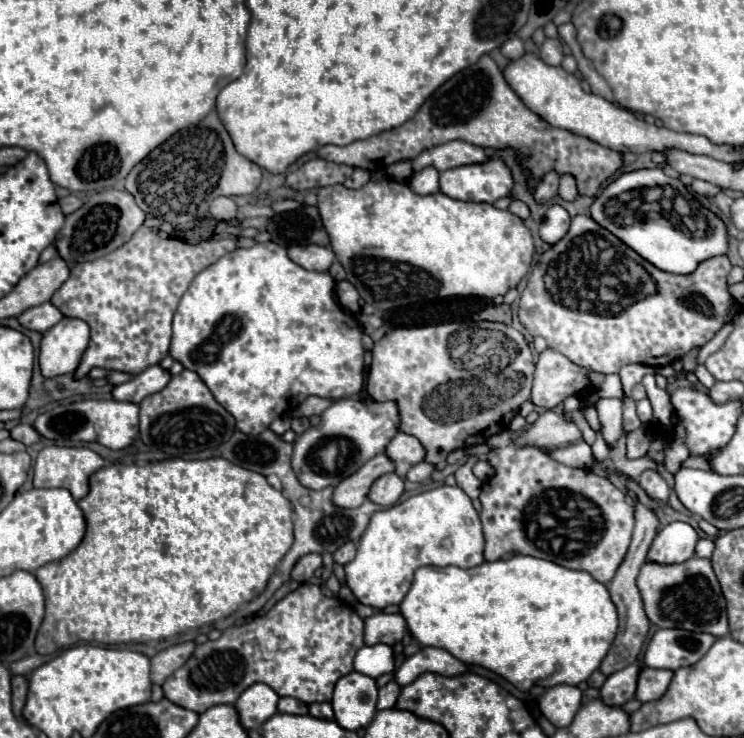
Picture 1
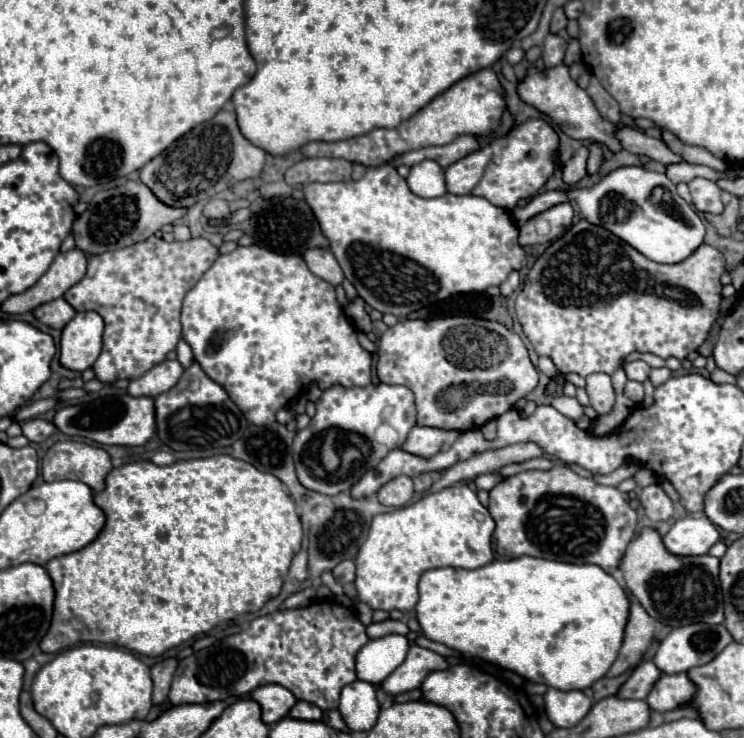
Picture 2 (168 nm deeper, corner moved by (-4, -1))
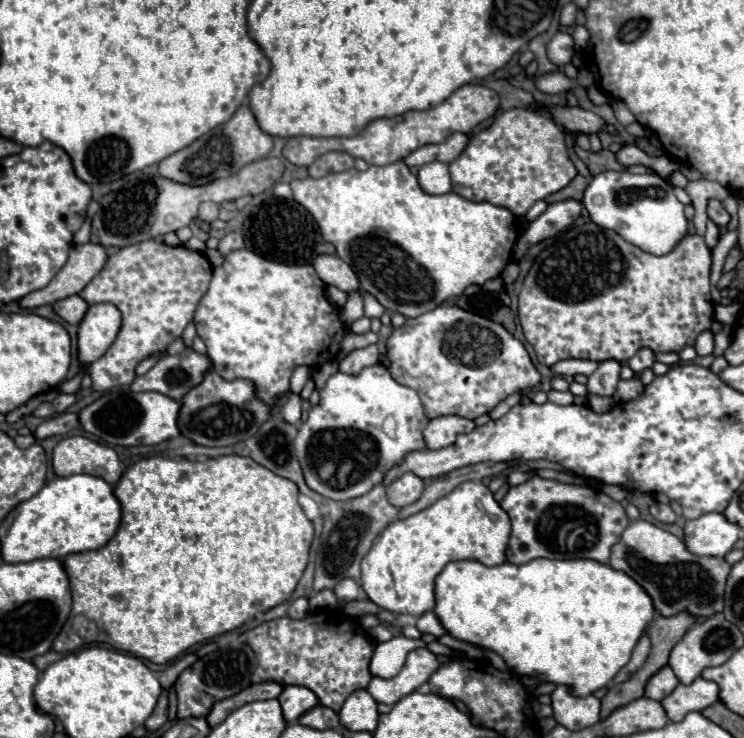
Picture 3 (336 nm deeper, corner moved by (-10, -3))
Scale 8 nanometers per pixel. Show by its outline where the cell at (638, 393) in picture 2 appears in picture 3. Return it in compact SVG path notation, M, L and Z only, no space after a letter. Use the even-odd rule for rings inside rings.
M634 376L632 380L620 380L618 382L618 390L616 390L616 394L614 394L614 400L632 400L632 398L638 398L640 394L642 394L642 390L644 390L644 386L642 386L642 382Z

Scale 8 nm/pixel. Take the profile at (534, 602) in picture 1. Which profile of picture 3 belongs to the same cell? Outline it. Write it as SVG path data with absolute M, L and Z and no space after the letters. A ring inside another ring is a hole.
M536 558L522 566L510 562L484 566L478 560L450 562L436 578L434 612L454 638L494 650L512 672L520 676L544 674L548 682L572 686L572 692L580 696L590 696L604 688L628 664L632 648L656 614L652 598L636 580L608 564L586 558Z

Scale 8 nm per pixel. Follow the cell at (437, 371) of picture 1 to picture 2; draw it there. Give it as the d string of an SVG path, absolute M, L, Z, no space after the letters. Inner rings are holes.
M450 316L438 320L404 320L388 328L378 340L376 372L382 384L408 386L416 398L418 426L440 430L474 430L488 420L512 410L520 398L526 398L538 384L538 370L530 362L528 350L518 334L500 322L472 316Z

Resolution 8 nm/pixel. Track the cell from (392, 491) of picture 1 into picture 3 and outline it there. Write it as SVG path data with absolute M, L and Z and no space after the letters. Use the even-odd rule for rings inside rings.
M406 472L388 486L386 494L388 494L388 502L392 506L402 508L402 506L416 502L420 498L422 490L424 490L424 480L412 472Z

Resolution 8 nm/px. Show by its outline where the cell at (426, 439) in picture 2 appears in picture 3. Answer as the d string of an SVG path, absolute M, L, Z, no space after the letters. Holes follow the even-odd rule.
M438 416L434 420L430 420L430 424L424 430L424 440L426 446L430 450L438 450L438 448L446 448L450 444L454 444L456 436L460 434L468 434L474 430L474 422L462 416Z

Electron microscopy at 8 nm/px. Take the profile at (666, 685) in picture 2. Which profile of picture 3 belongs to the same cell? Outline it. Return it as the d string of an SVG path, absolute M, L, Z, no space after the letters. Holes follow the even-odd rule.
M696 678L688 686L676 686L676 690L662 700L662 706L672 722L680 722L688 712L704 710L716 702L720 702L718 684L704 678Z

